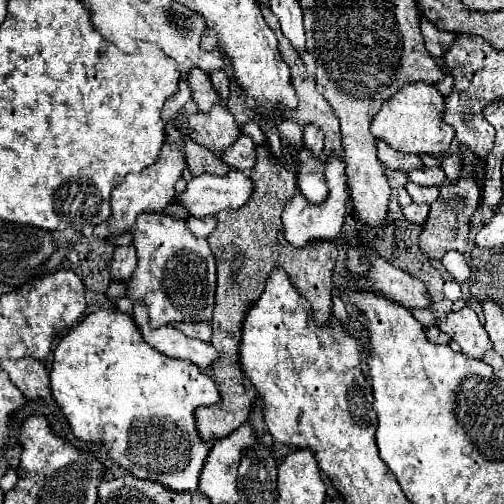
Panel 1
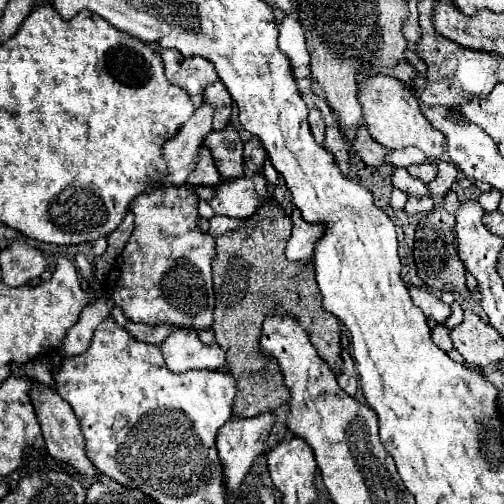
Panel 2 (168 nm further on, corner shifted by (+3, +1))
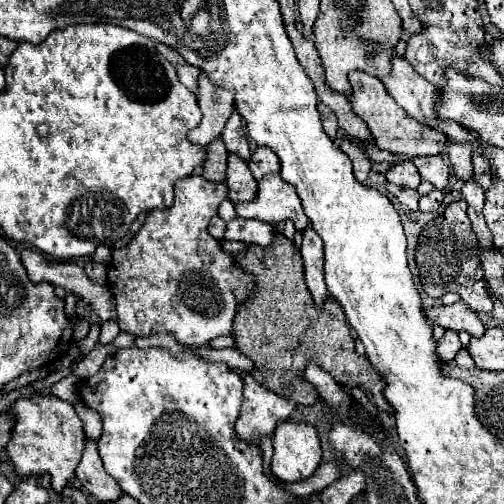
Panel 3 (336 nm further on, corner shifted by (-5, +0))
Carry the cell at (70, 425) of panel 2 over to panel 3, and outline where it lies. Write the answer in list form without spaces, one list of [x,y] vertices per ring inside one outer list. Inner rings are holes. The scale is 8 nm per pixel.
[[[84,439],[84,453],[80,457],[80,465],[76,467],[76,477],[82,483],[82,487],[98,501],[106,503],[122,493],[118,483],[104,471],[96,441],[92,439]]]

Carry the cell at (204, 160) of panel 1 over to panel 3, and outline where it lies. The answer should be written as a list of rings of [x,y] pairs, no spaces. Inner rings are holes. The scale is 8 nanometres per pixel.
[[[220,139],[212,141],[206,149],[208,157],[202,165],[202,177],[208,181],[226,181],[226,159],[228,159],[228,151],[224,147],[224,143]]]

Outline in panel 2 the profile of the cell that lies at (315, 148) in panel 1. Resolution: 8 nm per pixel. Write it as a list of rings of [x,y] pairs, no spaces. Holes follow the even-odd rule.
[[[316,108],[310,110],[310,128],[312,128],[312,134],[314,134],[316,142],[322,144],[324,142],[324,116]]]

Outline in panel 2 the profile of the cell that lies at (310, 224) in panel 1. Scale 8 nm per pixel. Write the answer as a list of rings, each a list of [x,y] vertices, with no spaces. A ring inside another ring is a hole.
[[[294,208],[292,212],[292,236],[286,246],[286,258],[292,262],[310,262],[314,244],[322,236],[324,226],[314,226],[302,220],[300,210]]]

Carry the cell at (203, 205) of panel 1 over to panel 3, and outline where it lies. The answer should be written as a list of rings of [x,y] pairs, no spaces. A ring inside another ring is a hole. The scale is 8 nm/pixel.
[[[278,173],[264,175],[258,183],[256,197],[252,201],[238,203],[236,215],[266,223],[282,223],[286,219],[292,219],[300,231],[304,231],[308,225],[308,217],[302,211],[296,189],[288,185]]]

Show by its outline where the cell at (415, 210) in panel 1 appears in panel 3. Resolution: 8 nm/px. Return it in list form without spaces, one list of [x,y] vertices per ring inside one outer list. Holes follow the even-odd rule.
[[[440,189],[430,191],[428,195],[420,197],[420,211],[436,211],[444,203],[444,193]]]

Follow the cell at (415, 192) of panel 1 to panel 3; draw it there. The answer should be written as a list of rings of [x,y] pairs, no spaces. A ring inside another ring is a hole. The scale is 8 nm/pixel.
[[[404,161],[404,163],[398,163],[398,165],[392,165],[386,173],[386,179],[394,185],[400,185],[400,187],[408,187],[408,189],[416,189],[420,185],[420,175],[416,173],[416,167],[412,161]]]

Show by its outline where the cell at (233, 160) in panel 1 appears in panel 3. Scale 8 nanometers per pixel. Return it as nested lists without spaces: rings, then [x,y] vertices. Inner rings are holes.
[[[258,147],[252,153],[248,165],[250,165],[250,171],[252,171],[256,181],[260,181],[268,173],[278,173],[280,171],[280,161],[278,161],[276,153],[268,147]]]

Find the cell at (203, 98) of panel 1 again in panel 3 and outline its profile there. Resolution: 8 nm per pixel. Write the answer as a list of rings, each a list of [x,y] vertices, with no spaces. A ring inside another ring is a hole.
[[[234,111],[224,127],[224,133],[222,133],[222,141],[226,145],[228,151],[234,151],[238,153],[244,161],[250,159],[250,149],[248,149],[248,139],[244,135],[244,127],[242,127],[242,117],[238,111]]]

